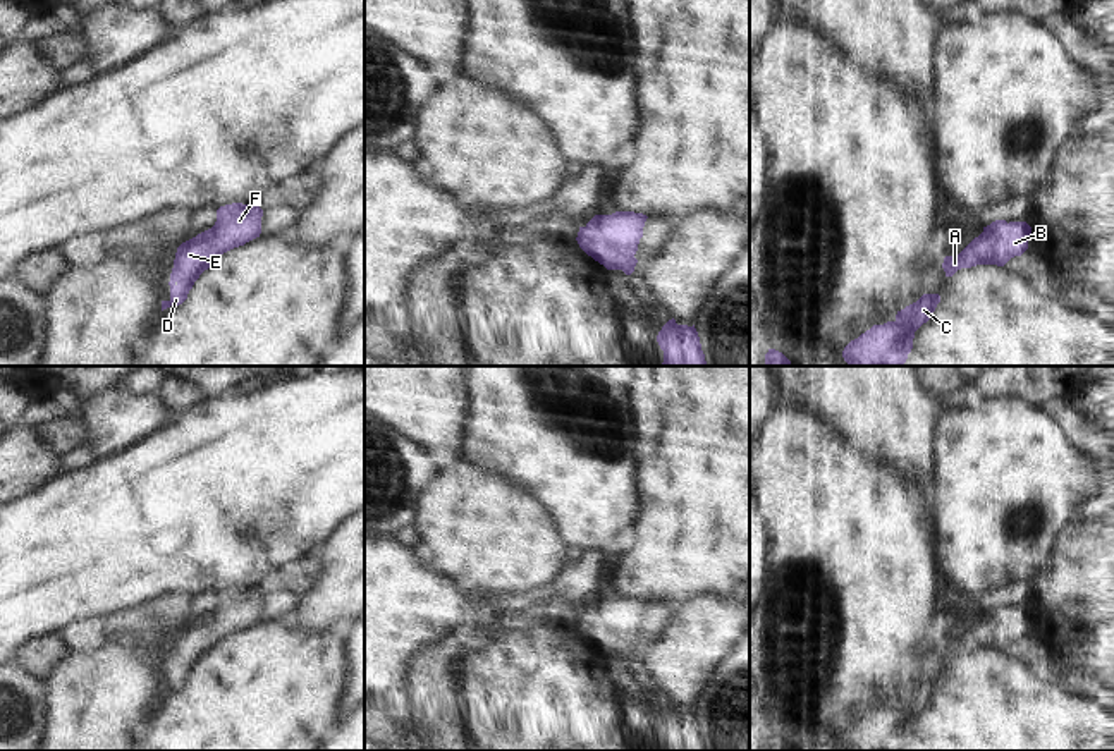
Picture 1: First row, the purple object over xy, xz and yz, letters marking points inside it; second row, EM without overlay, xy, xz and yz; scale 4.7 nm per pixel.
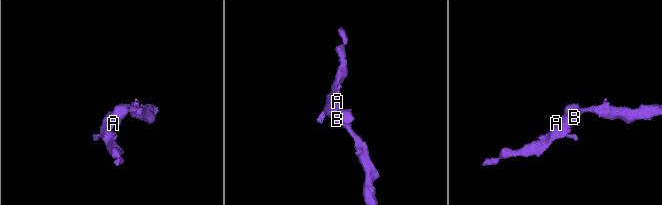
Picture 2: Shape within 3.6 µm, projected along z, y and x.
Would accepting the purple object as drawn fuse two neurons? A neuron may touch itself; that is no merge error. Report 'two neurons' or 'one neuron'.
one neuron

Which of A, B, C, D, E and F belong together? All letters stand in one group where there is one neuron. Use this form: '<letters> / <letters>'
A B C D E F

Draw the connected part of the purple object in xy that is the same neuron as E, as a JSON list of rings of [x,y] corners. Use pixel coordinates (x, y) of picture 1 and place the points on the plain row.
[[[258,588],[220,591],[211,614],[177,632],[168,667],[170,684],[162,686],[162,696],[182,689],[199,660],[213,651],[223,638],[260,622],[261,601],[263,595]]]

